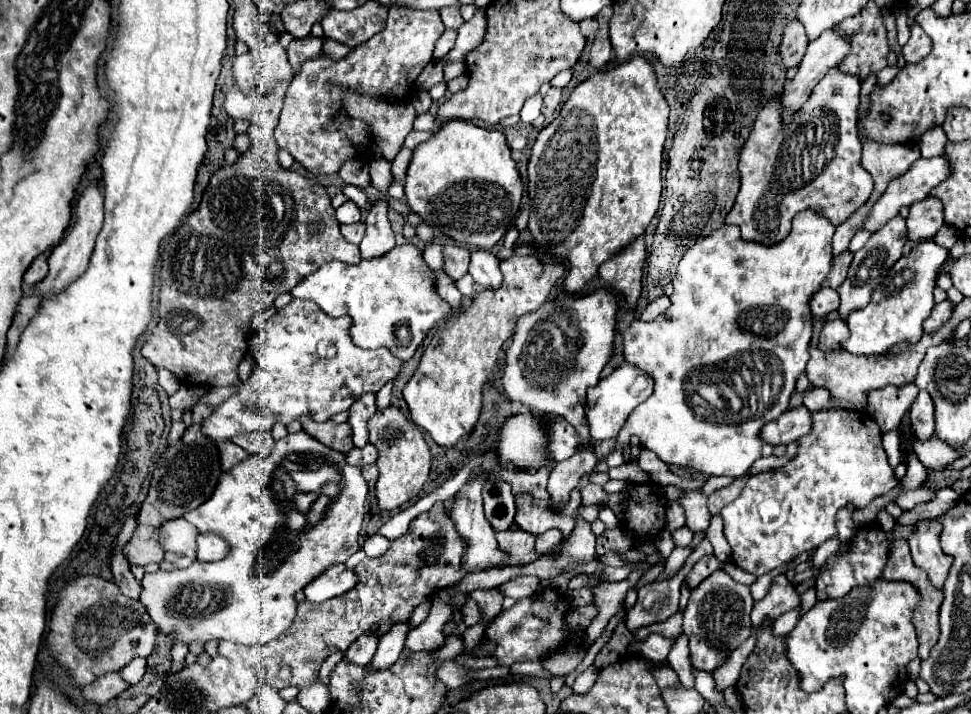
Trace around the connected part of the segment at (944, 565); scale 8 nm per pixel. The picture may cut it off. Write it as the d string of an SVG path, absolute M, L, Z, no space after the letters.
M921 519L913 525L913 533L907 539L913 563L923 571L927 571L935 587L943 587L949 567L953 563L953 557L941 551L939 535L941 535L941 523L937 519Z

